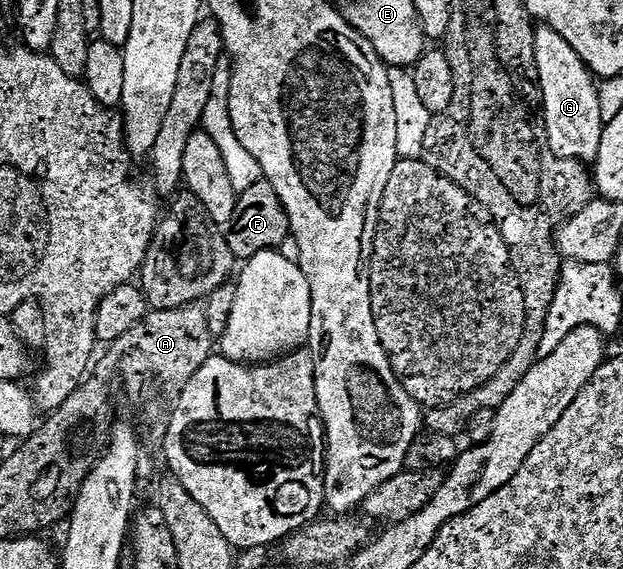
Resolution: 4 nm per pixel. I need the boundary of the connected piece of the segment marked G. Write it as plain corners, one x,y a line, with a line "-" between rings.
541,26
535,33
535,64
536,79
541,88
545,135
551,152
555,152
557,158
596,163
605,121
601,119
594,75
589,73
583,60
579,60
575,48
571,48
571,44
567,44
567,40
550,26

